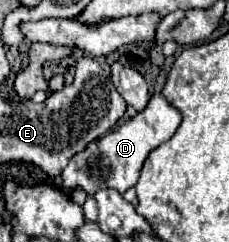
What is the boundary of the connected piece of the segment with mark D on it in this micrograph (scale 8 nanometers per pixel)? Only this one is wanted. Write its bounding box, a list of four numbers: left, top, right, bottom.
[62,94,182,196]

